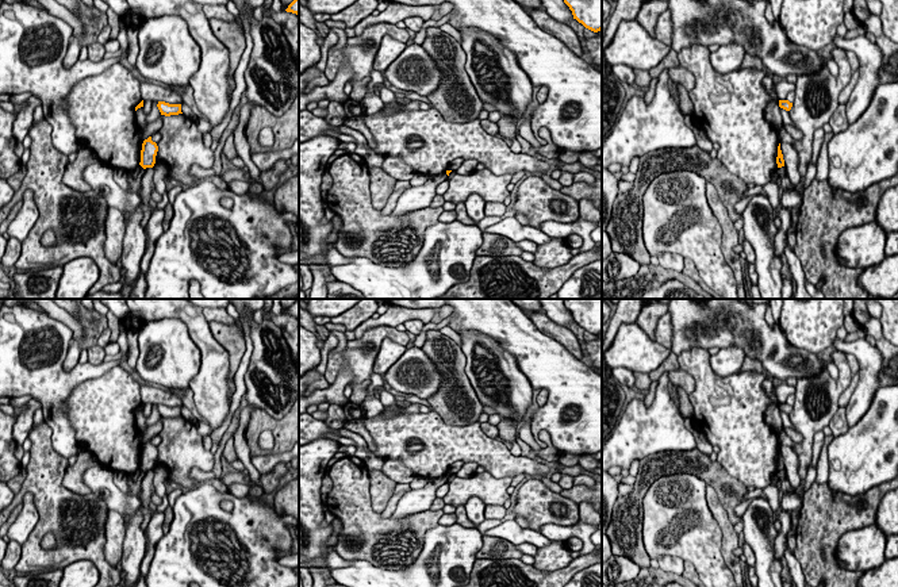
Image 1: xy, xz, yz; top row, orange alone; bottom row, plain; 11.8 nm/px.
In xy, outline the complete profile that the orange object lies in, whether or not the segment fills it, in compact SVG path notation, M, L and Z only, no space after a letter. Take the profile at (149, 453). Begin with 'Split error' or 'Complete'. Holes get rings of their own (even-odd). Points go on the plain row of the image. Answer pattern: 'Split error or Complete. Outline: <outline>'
Complete. Outline: M151 440L143 444L142 453L141 453L141 465L139 468L146 471L153 471L156 467L156 459L158 454L158 449L156 445L151 444Z

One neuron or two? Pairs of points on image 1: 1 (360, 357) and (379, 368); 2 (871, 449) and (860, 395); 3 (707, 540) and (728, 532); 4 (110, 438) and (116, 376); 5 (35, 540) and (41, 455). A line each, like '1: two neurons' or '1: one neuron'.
1: two neurons
2: two neurons
3: two neurons
4: one neuron
5: one neuron

